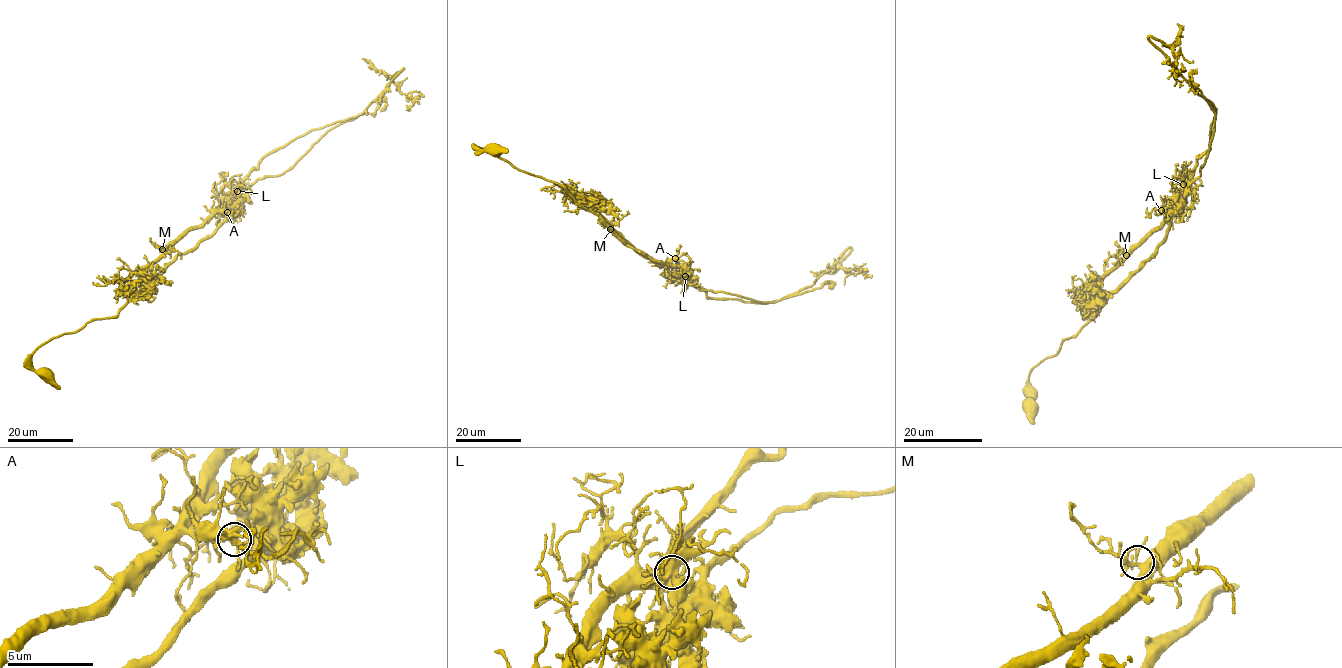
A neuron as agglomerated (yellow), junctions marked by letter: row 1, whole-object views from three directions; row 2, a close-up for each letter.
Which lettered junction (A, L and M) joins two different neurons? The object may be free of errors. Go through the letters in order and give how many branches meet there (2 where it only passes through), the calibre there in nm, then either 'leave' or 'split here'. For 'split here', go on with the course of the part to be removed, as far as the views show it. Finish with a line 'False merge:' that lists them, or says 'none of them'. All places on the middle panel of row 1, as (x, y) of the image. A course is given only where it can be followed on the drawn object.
A: 5 branches meet; 440 nm thick; leave
L: 4 branches meet; 500 nm thick; split here; foreign part runs (685, 276), (687, 282), (704, 290), (708, 297), (769, 303), (809, 287), (850, 247), (840, 266), (868, 274)
M: 5 branches meet; 400 nm thick; leave
False merge: L

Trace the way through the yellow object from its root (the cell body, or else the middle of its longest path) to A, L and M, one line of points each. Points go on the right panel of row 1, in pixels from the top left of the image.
A: (1032, 406), (1030, 371), (1053, 356), (1063, 340), (1095, 315), (1088, 296), (1160, 225), (1168, 208), (1161, 210)
L: (1032, 406), (1030, 371), (1053, 356), (1062, 341), (1073, 336), (1164, 241), (1170, 216), (1182, 204), (1183, 184)
M: (1032, 406), (1030, 371), (1053, 356), (1063, 340), (1095, 315), (1088, 296), (1126, 255)

